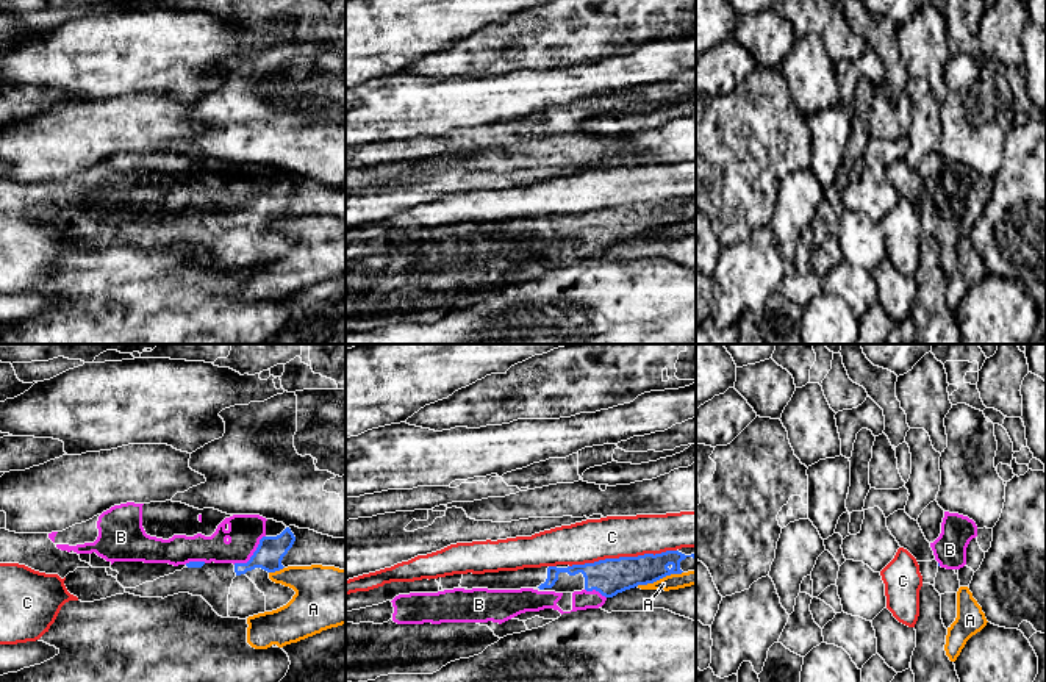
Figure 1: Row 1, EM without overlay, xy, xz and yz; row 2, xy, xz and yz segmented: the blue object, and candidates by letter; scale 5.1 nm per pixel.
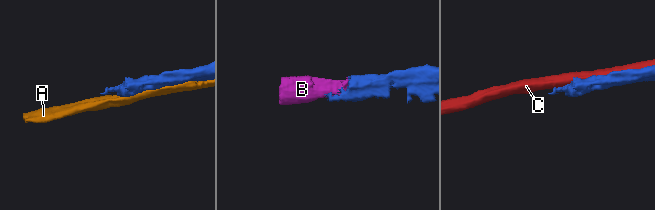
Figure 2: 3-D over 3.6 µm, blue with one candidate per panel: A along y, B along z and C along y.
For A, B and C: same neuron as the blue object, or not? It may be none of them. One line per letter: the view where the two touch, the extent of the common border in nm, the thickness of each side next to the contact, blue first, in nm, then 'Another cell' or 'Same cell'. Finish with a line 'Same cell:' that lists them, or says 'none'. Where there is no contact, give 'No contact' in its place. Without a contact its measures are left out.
A: Touches blue in xz. Shared border 260 nm. Thickness 190 nm (blue) against 80 nm. Another cell
B: Touches blue in xy. Shared border 220 nm. Thickness 140 nm (blue) against 180 nm. Same cell
C: Touches blue in xz. Shared border 550 nm. Thickness 190 nm (blue) against 220 nm. Another cell
Same cell: B

